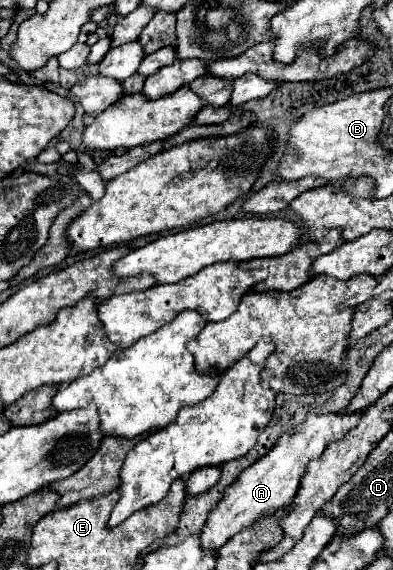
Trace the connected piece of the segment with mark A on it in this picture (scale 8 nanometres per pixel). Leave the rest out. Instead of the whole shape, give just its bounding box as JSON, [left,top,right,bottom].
[202,410,364,548]

